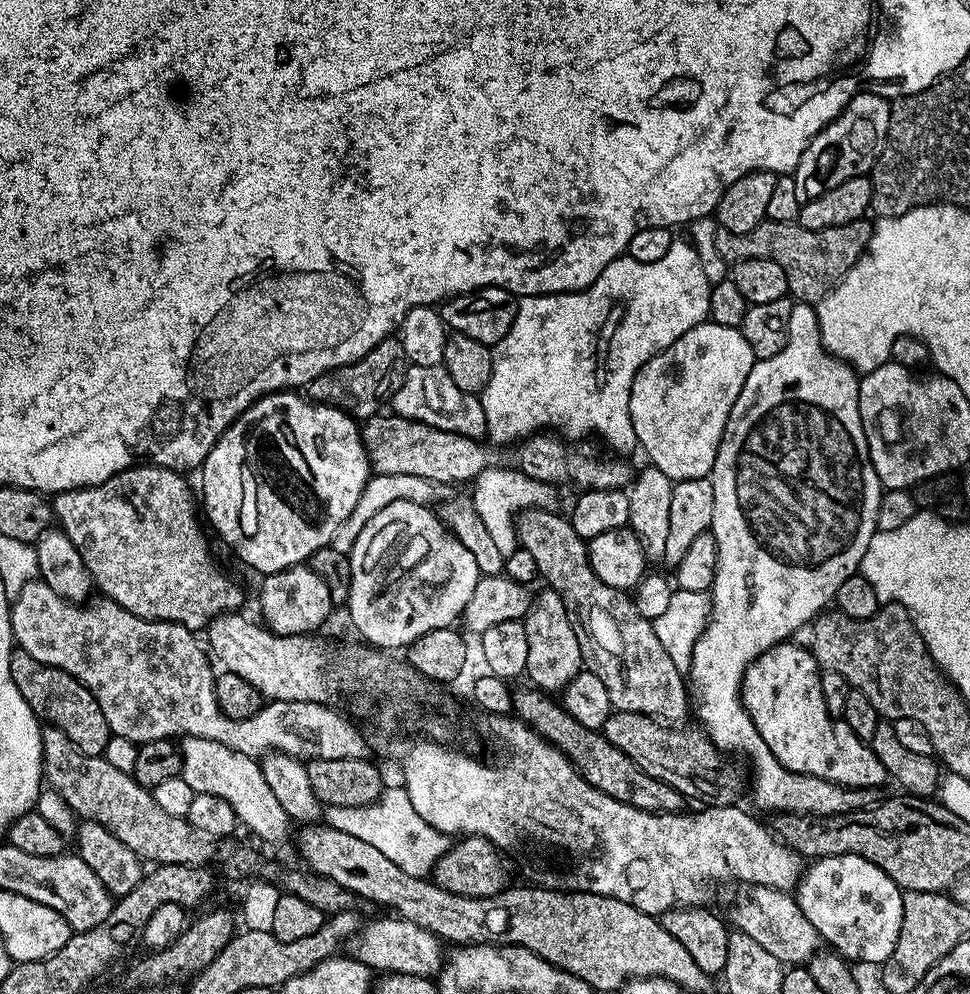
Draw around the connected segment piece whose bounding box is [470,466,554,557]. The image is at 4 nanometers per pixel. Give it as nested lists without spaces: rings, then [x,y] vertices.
[[[493,466],[487,468],[483,474],[476,477],[474,487],[476,493],[470,496],[472,506],[476,509],[486,530],[490,530],[490,538],[498,545],[498,550],[502,550],[504,557],[514,554],[518,547],[516,538],[516,525],[514,523],[517,513],[527,508],[545,508],[552,503],[553,485],[544,484],[541,480],[535,480],[525,472],[517,470],[515,467],[499,468]]]

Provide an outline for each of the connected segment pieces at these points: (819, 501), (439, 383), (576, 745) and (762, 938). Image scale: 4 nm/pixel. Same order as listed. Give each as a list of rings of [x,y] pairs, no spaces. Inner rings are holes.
[[[803,302],[793,303],[790,310],[790,326],[788,327],[788,341],[786,346],[774,358],[757,360],[750,370],[746,382],[742,386],[742,394],[734,402],[730,410],[730,418],[726,422],[726,430],[722,434],[722,442],[718,446],[718,454],[714,458],[714,466],[710,473],[710,479],[714,486],[714,514],[712,515],[711,534],[716,539],[718,546],[718,562],[714,570],[714,582],[710,589],[712,601],[712,615],[707,626],[702,630],[698,642],[692,647],[692,664],[686,673],[687,683],[690,685],[690,700],[694,705],[694,716],[701,720],[702,731],[715,748],[725,754],[741,752],[748,756],[752,763],[752,780],[750,776],[750,792],[752,788],[752,800],[760,808],[765,808],[771,814],[783,814],[797,812],[807,816],[829,816],[830,814],[846,814],[857,810],[868,810],[877,803],[878,792],[874,788],[843,788],[840,784],[830,782],[826,778],[814,778],[803,776],[797,772],[791,772],[784,768],[774,754],[770,754],[770,746],[762,742],[762,734],[754,726],[750,714],[744,708],[744,701],[740,699],[740,683],[744,680],[744,671],[749,665],[770,650],[776,644],[783,644],[800,627],[807,625],[816,619],[835,601],[838,586],[846,582],[846,578],[857,575],[862,558],[866,554],[866,546],[870,546],[870,538],[876,531],[876,519],[878,518],[878,502],[882,495],[882,485],[874,466],[870,462],[866,434],[862,430],[862,418],[860,417],[860,382],[861,377],[855,368],[843,360],[837,360],[835,356],[828,355],[824,350],[824,343],[820,341],[820,327],[816,317],[816,309],[811,304]]]
[[[411,365],[408,373],[404,375],[402,386],[392,395],[390,408],[397,416],[404,416],[408,420],[417,420],[431,428],[462,434],[475,440],[480,440],[488,431],[480,396],[466,390],[458,390],[458,386],[454,386],[454,378],[450,378],[443,366],[435,368]]]
[[[528,686],[525,692],[517,691],[512,697],[512,712],[515,719],[522,721],[529,728],[548,740],[578,770],[578,774],[590,786],[602,790],[610,798],[622,802],[626,806],[634,806],[643,812],[657,814],[680,814],[685,811],[685,796],[674,786],[666,786],[666,782],[658,782],[658,778],[650,778],[622,750],[608,741],[603,731],[582,726],[571,714],[564,711],[549,695],[535,687]]]
[[[757,884],[745,887],[744,893],[736,900],[732,908],[732,920],[739,931],[750,934],[762,950],[774,954],[781,965],[800,966],[807,962],[818,951],[818,937],[814,926],[802,914],[795,895],[781,888],[767,888]]]

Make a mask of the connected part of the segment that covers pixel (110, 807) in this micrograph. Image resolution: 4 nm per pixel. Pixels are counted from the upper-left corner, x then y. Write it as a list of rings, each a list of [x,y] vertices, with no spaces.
[[[51,726],[42,731],[43,779],[47,787],[55,792],[80,815],[81,821],[92,820],[101,824],[118,842],[126,842],[130,850],[141,861],[156,860],[157,865],[187,864],[208,866],[220,852],[221,841],[201,834],[185,817],[166,814],[162,806],[156,804],[149,789],[143,788],[132,777],[131,771],[111,764],[104,756],[91,756],[80,752],[62,734],[62,730]]]

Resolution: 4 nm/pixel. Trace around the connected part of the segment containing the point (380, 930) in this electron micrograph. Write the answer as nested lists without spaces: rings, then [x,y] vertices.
[[[397,916],[378,918],[365,927],[357,929],[346,942],[346,950],[351,958],[365,964],[374,972],[387,974],[398,972],[411,976],[435,977],[444,965],[443,943],[432,932],[424,930],[417,923]]]

